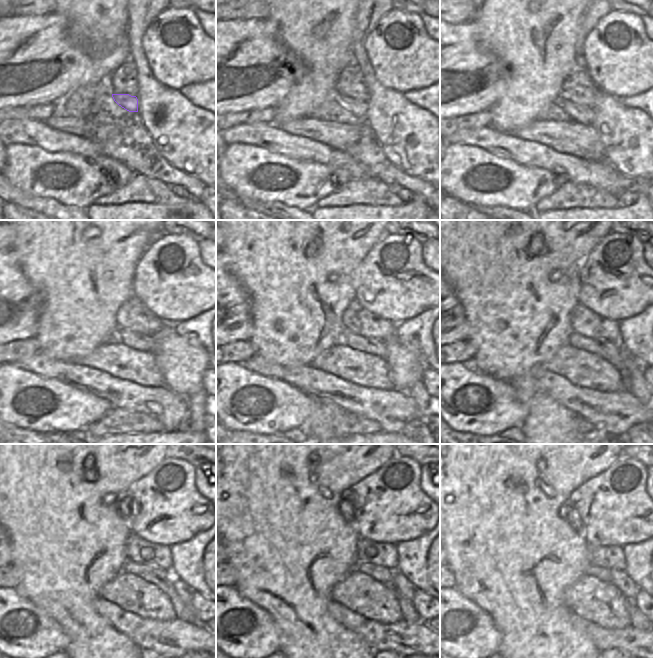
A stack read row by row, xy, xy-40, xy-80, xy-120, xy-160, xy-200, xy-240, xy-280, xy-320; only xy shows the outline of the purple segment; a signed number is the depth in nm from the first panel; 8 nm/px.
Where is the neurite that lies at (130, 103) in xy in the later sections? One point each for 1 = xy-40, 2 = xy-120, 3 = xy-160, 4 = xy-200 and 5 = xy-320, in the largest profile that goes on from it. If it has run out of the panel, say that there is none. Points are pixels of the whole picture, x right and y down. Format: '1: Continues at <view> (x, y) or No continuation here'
1: Continues at xy-40 (356, 107)
2: Continues at xy-120 (130, 338)
3: Continues at xy-160 (373, 346)
4: Continues at xy-200 (610, 351)
5: Continues at xy-320 (637, 619)

